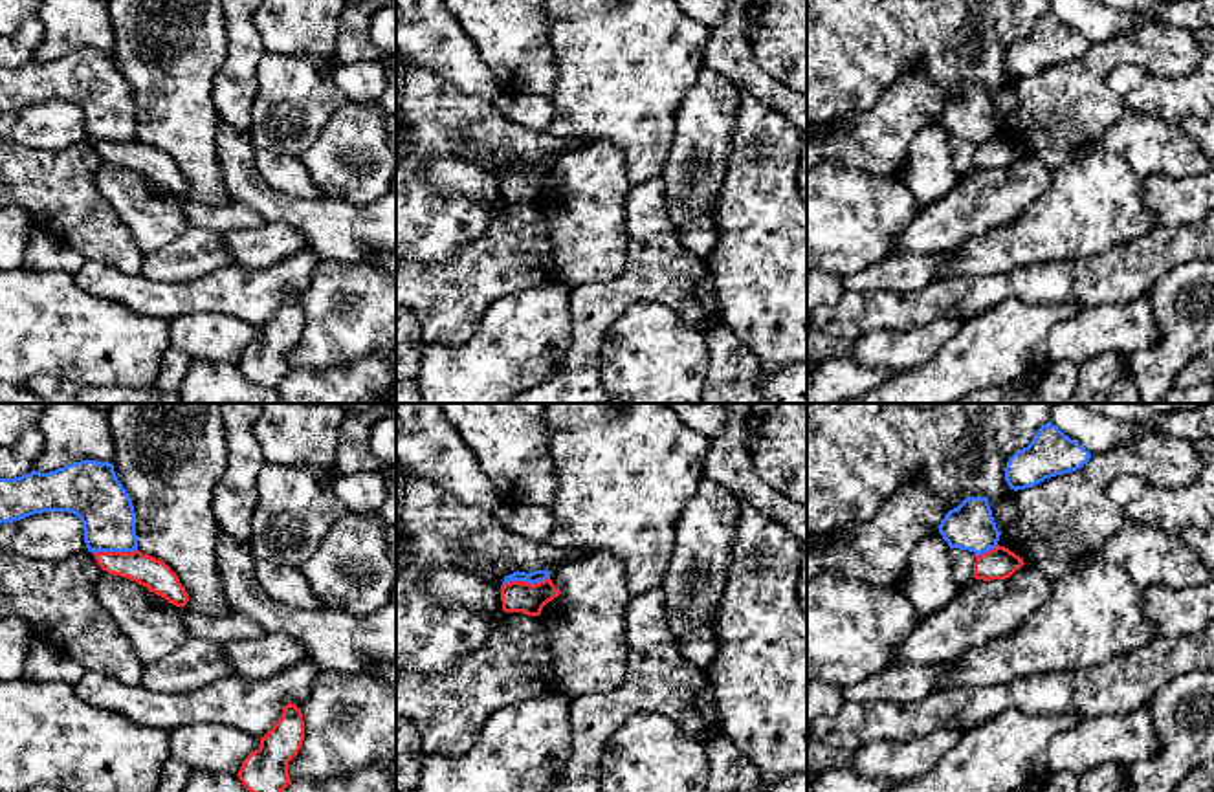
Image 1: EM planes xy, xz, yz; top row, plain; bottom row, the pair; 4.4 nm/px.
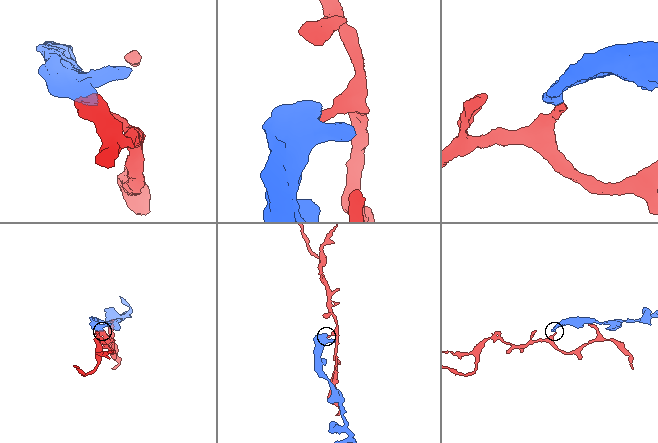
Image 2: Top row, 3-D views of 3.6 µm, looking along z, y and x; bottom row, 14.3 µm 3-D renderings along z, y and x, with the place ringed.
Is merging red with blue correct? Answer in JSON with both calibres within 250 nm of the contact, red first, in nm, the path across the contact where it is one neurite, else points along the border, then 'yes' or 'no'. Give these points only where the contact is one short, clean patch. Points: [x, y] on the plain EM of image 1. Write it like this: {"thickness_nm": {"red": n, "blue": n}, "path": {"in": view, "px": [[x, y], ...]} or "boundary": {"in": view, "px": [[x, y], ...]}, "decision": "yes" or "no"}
{"thickness_nm": {"red": 140, "blue": 60}, "boundary": {"in": "xz", "px": [[549, 164], [534, 173], [507, 171], [503, 175]]}, "decision": "no"}

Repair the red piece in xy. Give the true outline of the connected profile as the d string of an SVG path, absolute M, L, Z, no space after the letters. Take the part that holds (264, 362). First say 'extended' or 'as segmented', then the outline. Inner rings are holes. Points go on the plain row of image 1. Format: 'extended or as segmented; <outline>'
as segmented; M288 292L281 308L260 326L260 336L244 348L238 368L251 383L277 390L292 372L288 352L299 343L303 330L303 302Z

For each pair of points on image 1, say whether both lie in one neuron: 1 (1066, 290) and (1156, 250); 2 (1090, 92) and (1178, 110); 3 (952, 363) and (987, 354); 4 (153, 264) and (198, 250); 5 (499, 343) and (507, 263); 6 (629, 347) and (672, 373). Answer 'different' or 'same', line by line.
1: same
2: different
3: same
4: same
5: different
6: same

